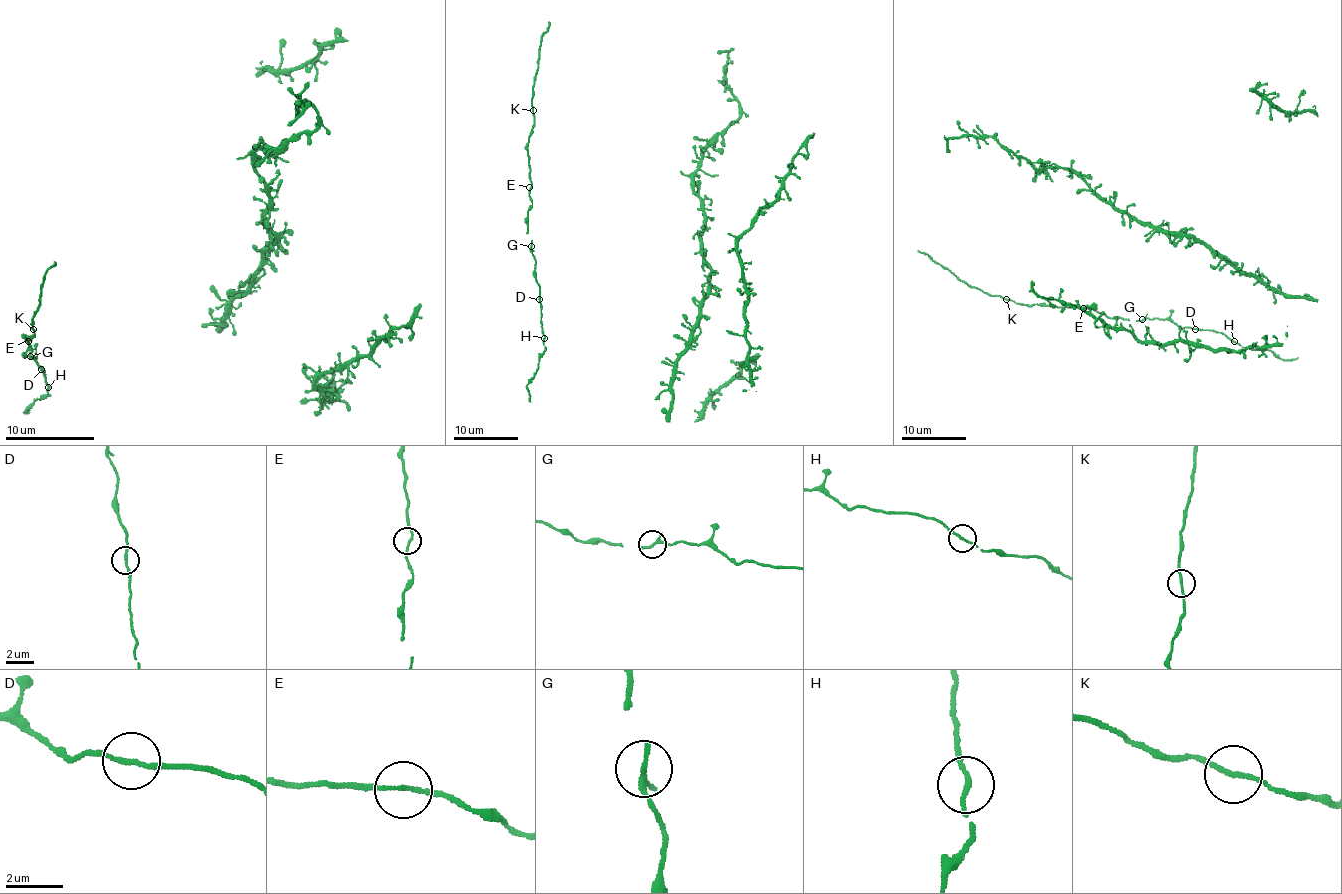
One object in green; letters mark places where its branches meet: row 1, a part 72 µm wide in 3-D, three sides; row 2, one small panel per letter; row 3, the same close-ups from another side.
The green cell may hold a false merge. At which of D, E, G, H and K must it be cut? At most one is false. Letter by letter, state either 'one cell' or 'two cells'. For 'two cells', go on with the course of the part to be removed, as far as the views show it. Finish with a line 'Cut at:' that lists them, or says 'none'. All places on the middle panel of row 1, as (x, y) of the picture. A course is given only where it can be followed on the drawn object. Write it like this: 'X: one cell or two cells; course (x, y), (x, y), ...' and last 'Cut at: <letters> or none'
D: one cell
E: one cell
G: one cell
H: one cell
K: two cells; course (532, 110), (540, 36), (548, 22)
Cut at: K

